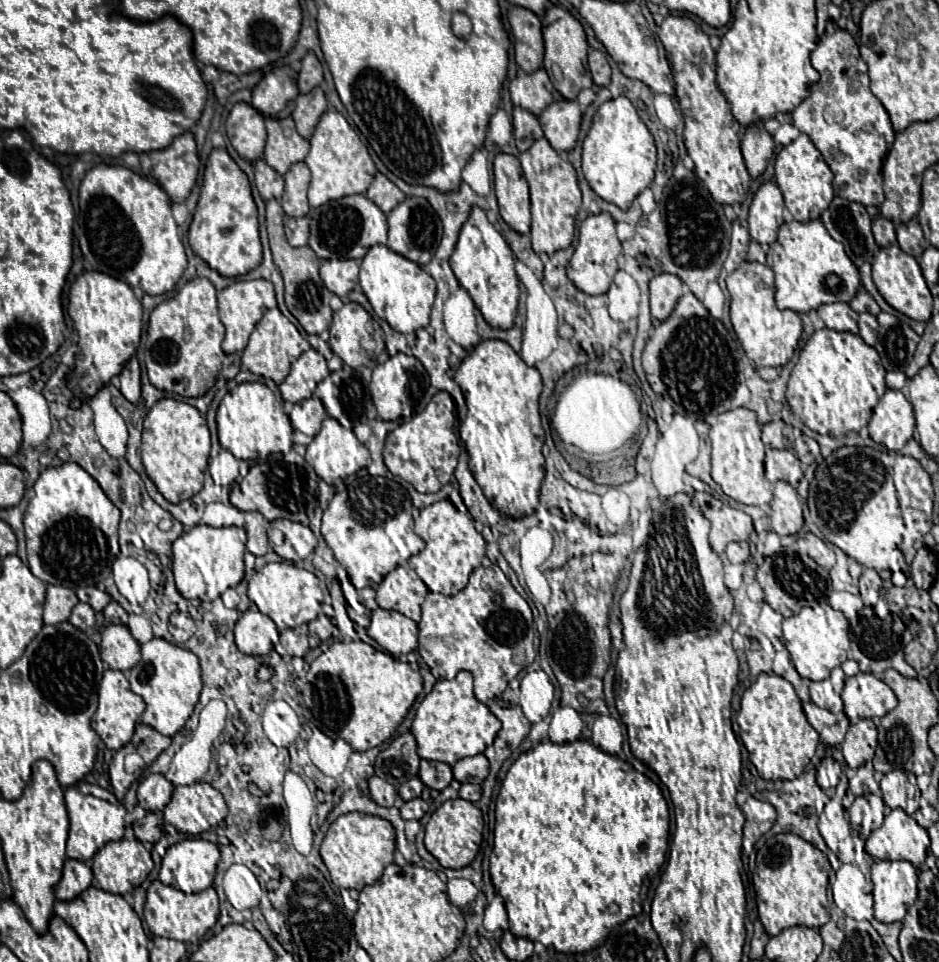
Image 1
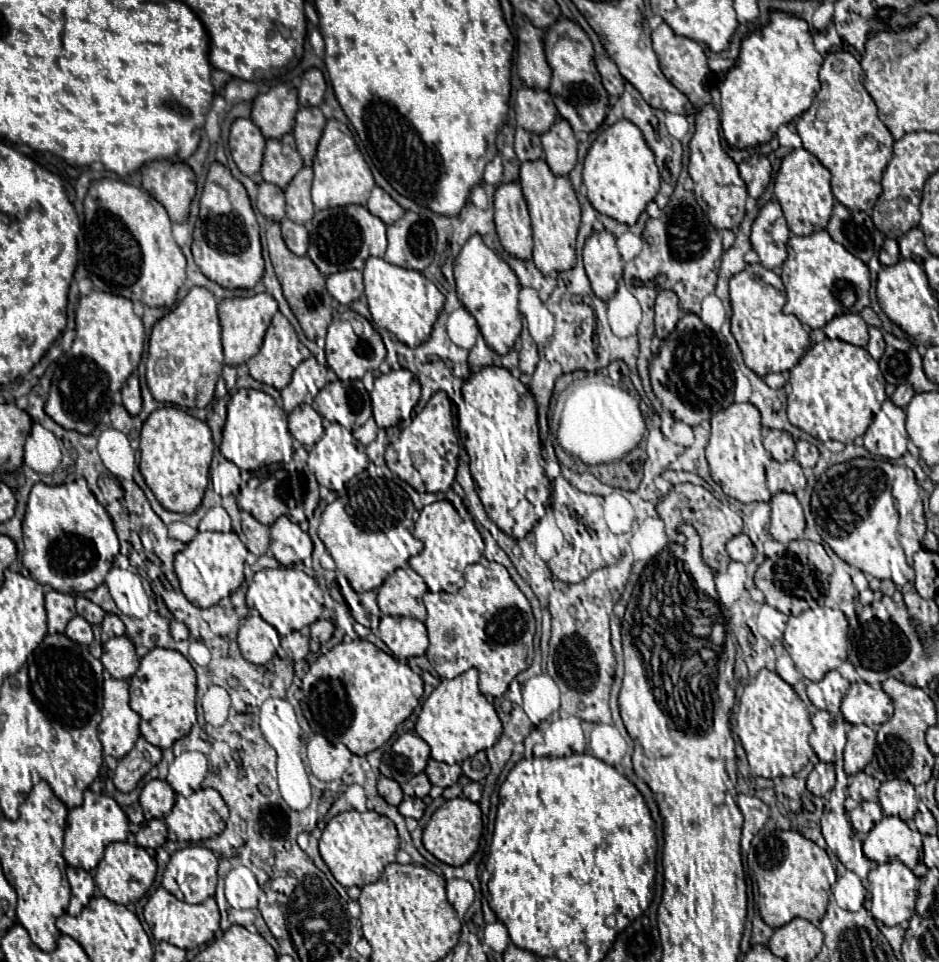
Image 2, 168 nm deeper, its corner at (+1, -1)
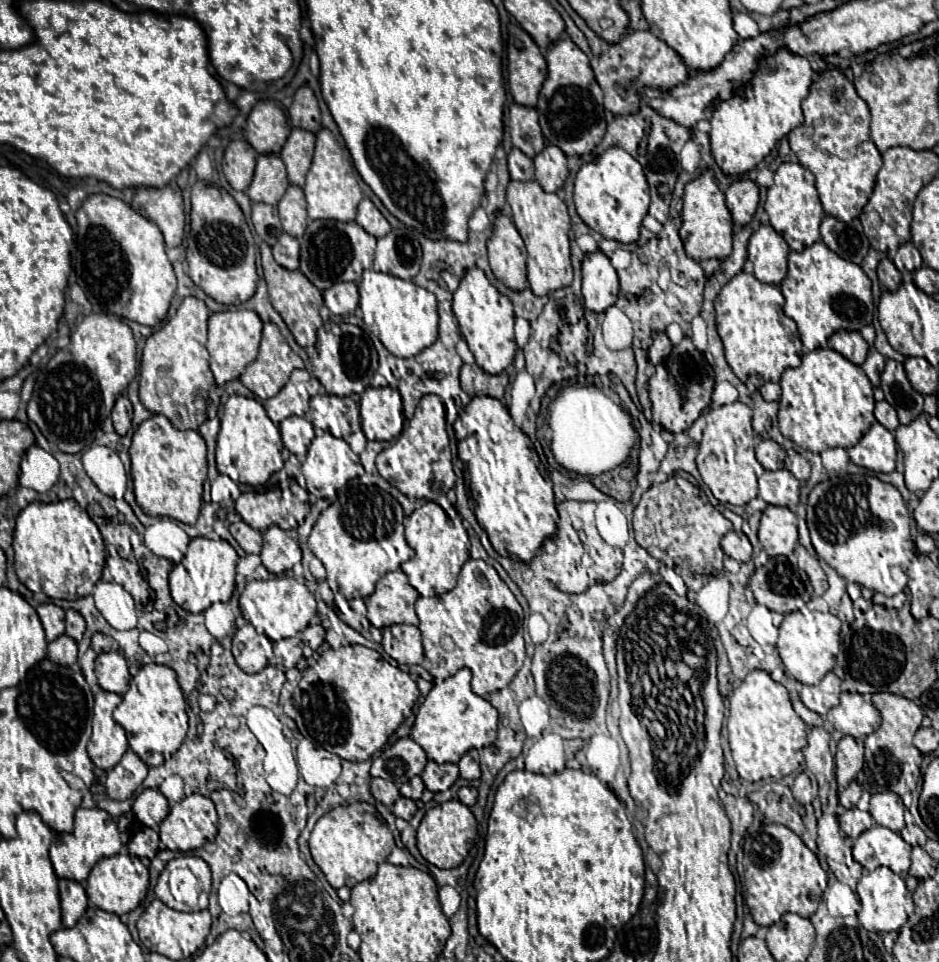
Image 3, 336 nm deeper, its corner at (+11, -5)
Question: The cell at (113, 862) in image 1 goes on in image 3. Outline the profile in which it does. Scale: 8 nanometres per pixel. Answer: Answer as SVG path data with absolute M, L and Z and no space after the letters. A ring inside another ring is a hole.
M123 853L101 859L93 867L93 871L89 873L87 887L85 887L87 897L95 907L99 907L107 913L115 913L115 915L123 915L123 913L133 911L135 907L139 907L139 903L147 895L147 889L149 889L149 871L147 871L147 867L137 857L123 855Z

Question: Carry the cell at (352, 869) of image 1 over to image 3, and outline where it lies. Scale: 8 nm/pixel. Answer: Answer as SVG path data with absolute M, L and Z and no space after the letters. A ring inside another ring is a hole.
M343 803L325 813L313 827L309 839L313 861L325 873L333 889L353 887L359 881L371 879L381 861L385 861L395 847L393 833L381 819L377 809L369 803Z

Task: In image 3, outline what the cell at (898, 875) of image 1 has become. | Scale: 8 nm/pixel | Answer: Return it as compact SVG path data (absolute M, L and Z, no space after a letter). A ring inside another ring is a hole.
M877 867L875 871L865 871L857 883L857 893L861 901L858 921L867 931L899 931L901 925L907 923L907 909L914 909L912 893L905 887L901 875L895 875L887 867Z

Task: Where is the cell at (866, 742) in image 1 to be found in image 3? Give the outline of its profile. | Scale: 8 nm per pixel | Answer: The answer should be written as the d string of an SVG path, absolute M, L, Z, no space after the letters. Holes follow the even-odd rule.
M843 737L837 743L835 753L835 773L837 783L847 785L855 779L855 775L861 771L864 765L864 744L861 739L855 737Z

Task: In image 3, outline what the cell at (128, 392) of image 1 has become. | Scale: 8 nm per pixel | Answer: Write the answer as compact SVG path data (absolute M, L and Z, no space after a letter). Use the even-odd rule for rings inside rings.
M121 395L111 411L111 421L115 427L117 435L125 435L131 429L131 419L133 419L133 407L125 395Z

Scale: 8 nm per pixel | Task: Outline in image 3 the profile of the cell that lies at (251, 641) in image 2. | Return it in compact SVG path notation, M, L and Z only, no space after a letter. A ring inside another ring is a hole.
M249 623L235 631L231 651L237 665L245 673L263 671L269 658L274 655L271 640L263 634L258 634Z

